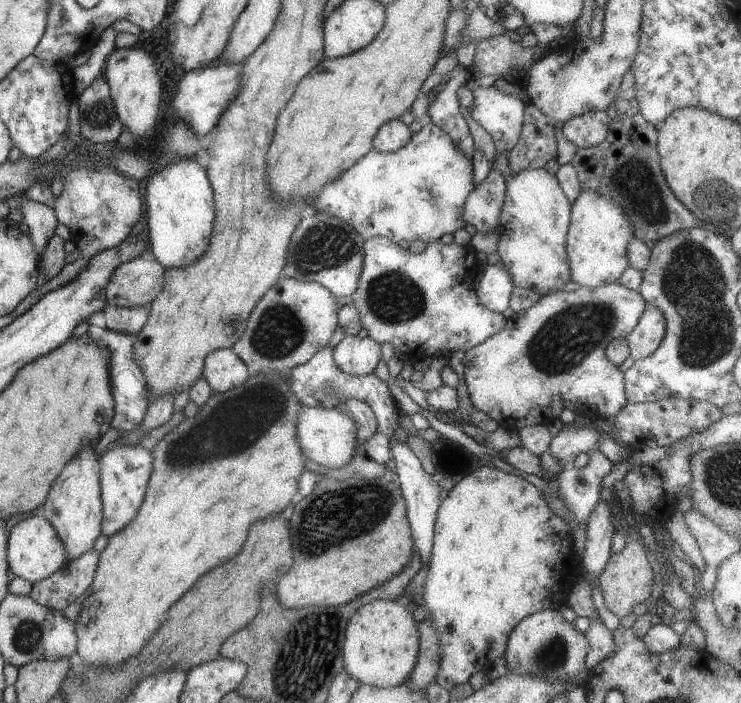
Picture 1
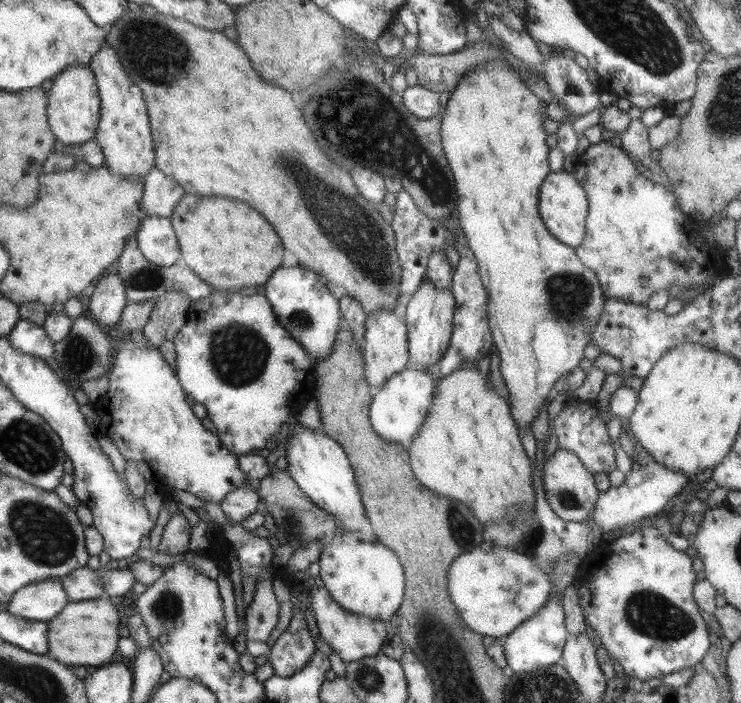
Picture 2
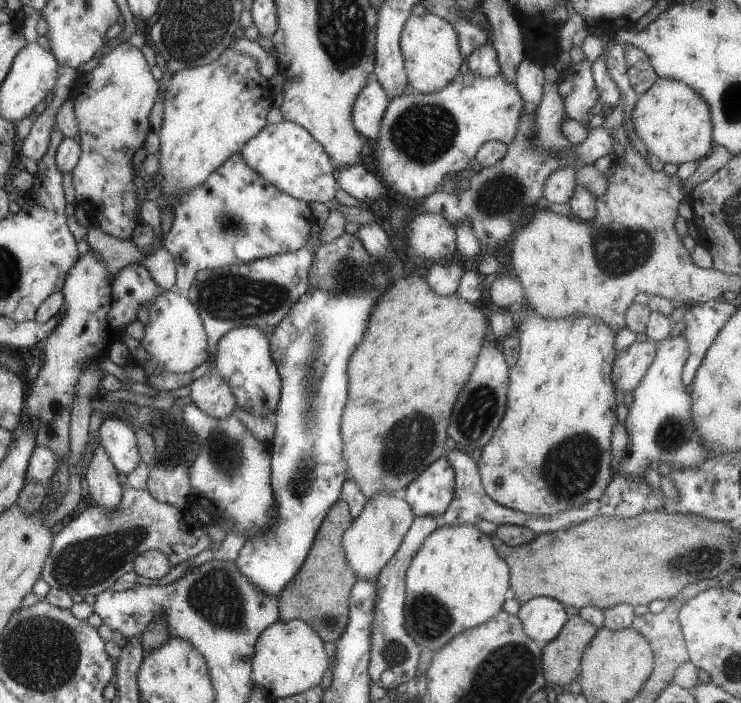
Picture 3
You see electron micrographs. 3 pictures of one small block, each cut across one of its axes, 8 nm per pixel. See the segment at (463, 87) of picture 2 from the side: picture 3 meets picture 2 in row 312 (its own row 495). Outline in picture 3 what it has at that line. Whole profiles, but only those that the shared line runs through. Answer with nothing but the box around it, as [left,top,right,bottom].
[476,312,617,516]

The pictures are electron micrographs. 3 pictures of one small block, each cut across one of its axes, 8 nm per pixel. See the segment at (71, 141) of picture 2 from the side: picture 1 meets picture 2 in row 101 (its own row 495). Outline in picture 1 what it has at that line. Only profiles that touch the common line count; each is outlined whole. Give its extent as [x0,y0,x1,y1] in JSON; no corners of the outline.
[40,447,102,564]

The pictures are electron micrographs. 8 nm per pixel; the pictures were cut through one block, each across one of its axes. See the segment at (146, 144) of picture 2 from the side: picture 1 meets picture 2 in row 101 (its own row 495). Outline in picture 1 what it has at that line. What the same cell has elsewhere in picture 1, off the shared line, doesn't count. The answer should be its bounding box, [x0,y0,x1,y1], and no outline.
[98,445,152,537]

